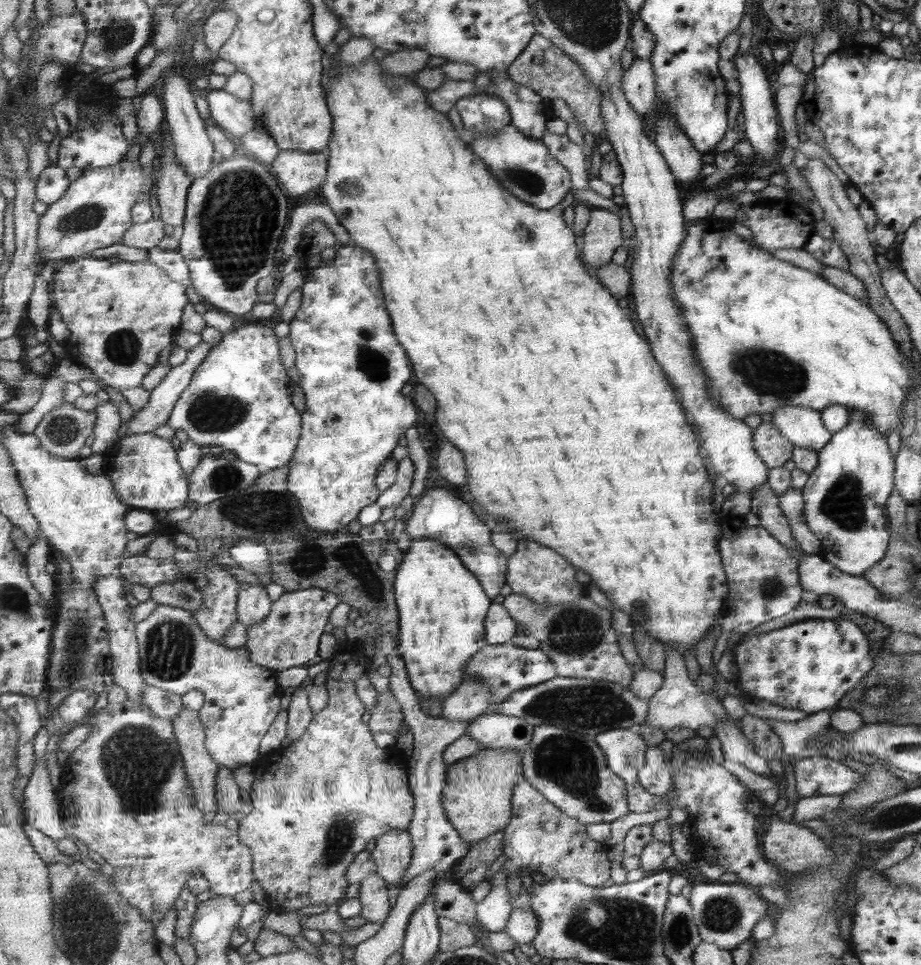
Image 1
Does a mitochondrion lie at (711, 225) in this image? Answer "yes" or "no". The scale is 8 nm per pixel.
no

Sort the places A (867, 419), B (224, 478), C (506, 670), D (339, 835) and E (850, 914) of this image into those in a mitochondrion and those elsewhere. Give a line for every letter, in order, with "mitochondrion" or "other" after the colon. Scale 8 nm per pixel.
A: other
B: mitochondrion
C: other
D: mitochondrion
E: other

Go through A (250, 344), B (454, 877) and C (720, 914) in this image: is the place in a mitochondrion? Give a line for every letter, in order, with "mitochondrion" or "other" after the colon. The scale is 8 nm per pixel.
A: other
B: other
C: mitochondrion

